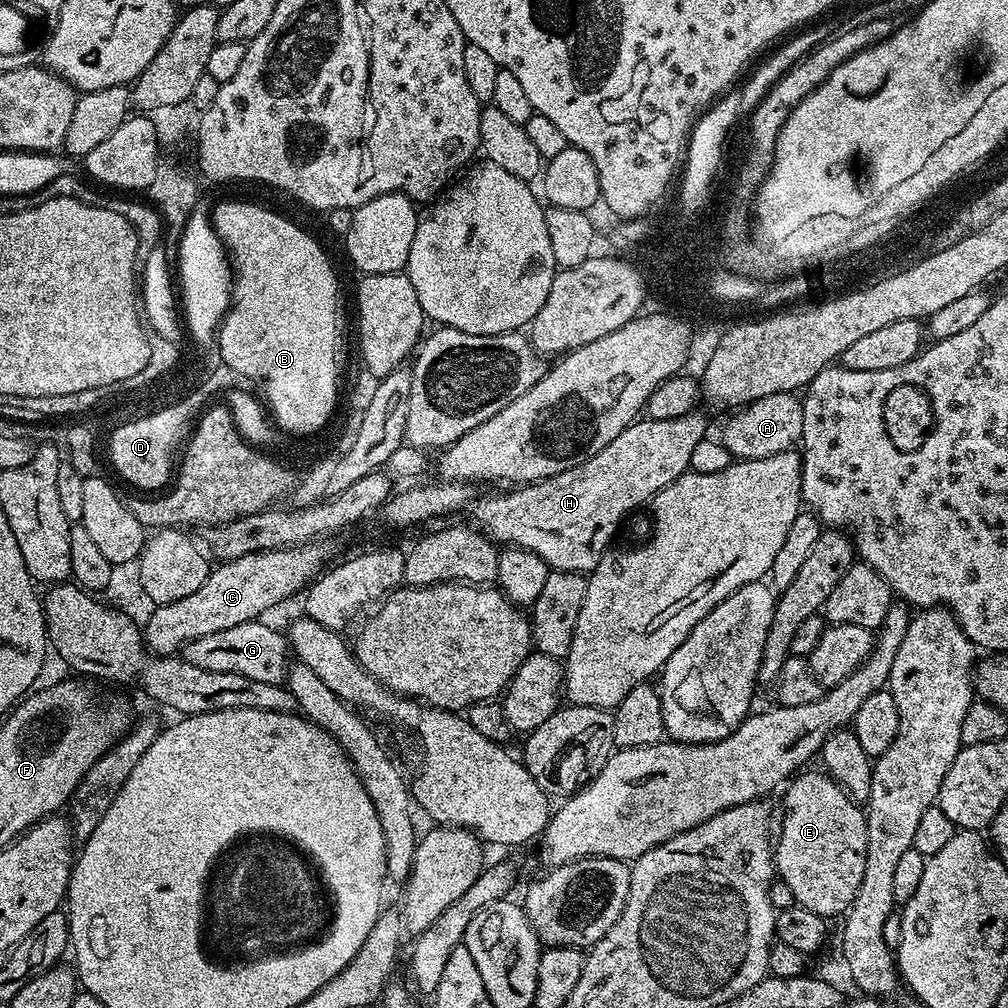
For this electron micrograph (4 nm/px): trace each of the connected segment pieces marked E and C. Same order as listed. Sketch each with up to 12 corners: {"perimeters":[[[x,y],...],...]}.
{"perimeters":[[[831,776],[787,785],[776,876],[825,918],[852,907],[868,818]],[[324,542],[217,563],[143,625],[157,656],[261,619],[325,571]]]}

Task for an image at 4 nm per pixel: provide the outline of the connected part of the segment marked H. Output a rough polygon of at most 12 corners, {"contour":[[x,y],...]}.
{"contour":[[699,411],[637,419],[585,464],[477,499],[493,541],[591,573],[689,471]]}

